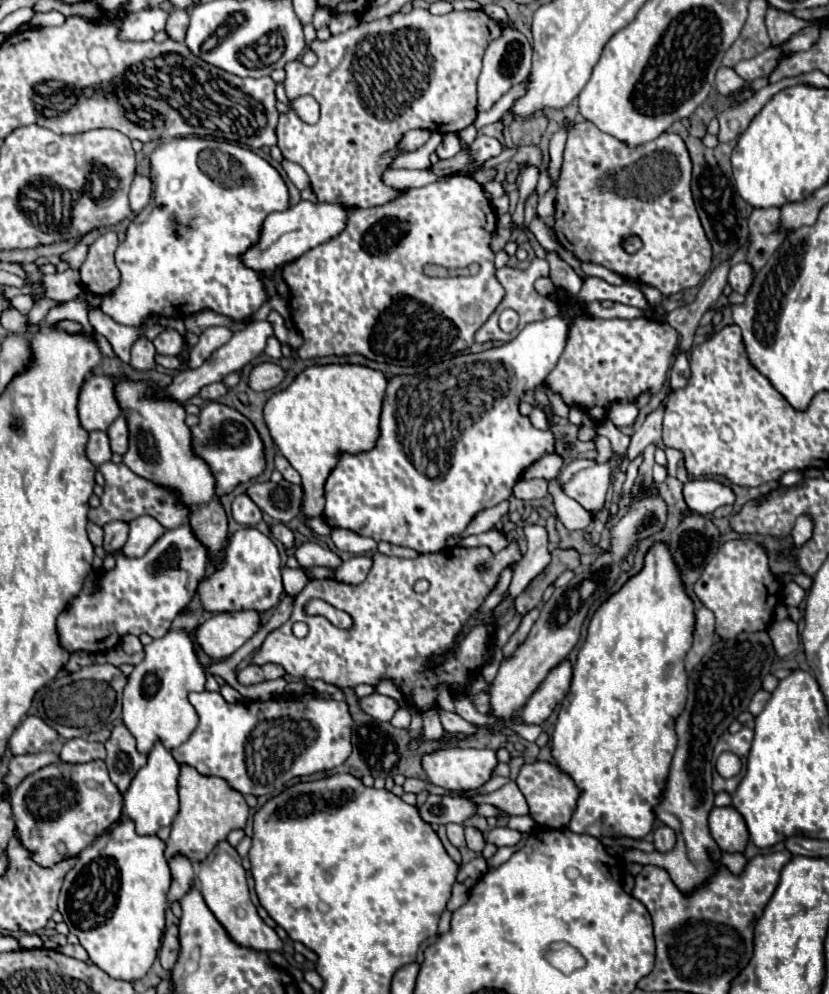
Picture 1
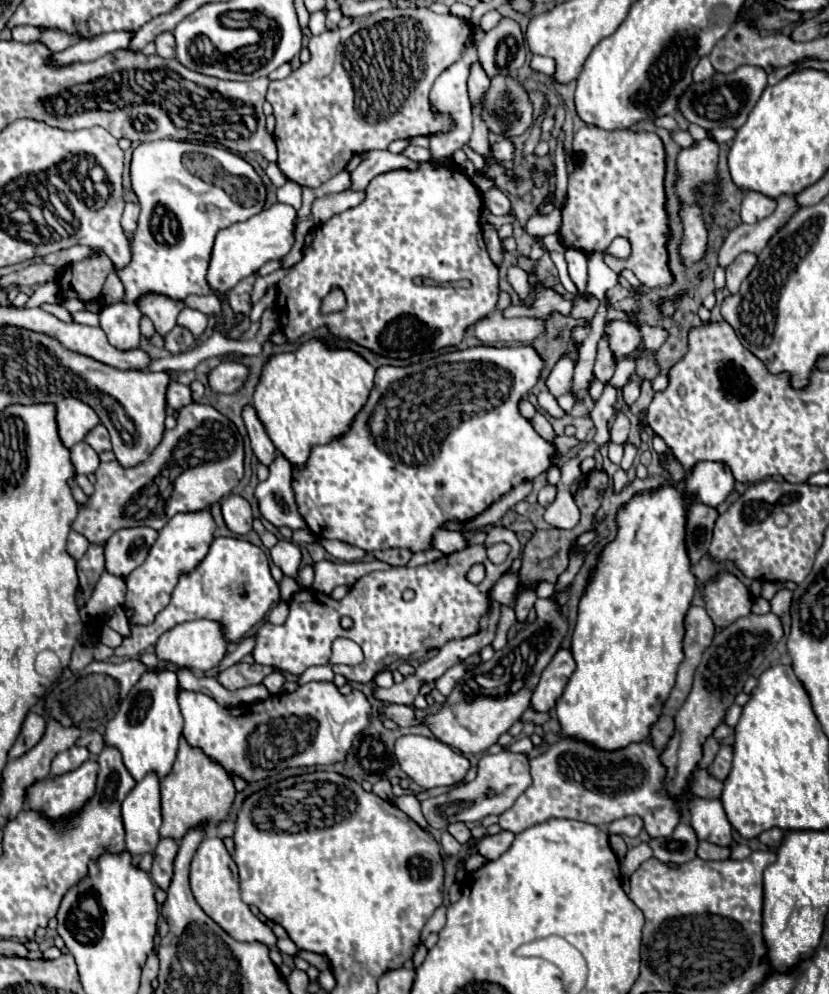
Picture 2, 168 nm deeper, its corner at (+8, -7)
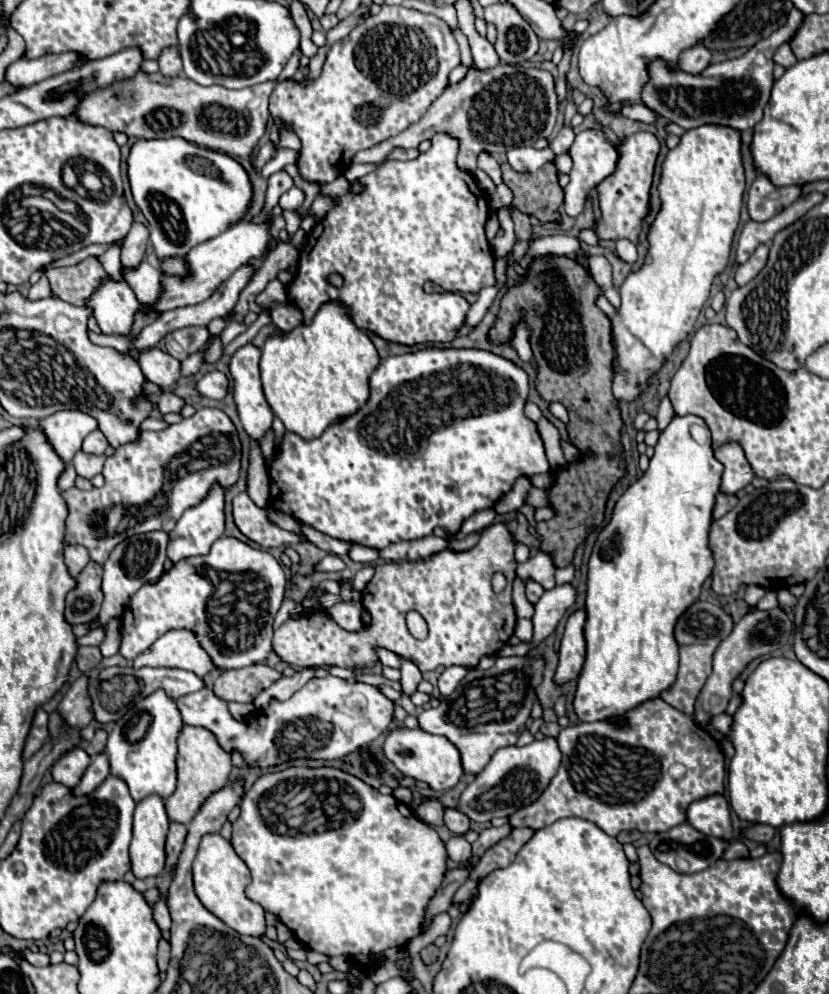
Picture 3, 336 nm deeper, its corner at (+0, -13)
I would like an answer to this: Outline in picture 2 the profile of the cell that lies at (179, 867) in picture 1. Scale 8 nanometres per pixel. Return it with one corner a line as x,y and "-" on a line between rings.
162,837
154,851
154,861
152,861
152,871
150,871
154,883
162,889
168,889
170,885
176,853
178,853
178,841
170,837

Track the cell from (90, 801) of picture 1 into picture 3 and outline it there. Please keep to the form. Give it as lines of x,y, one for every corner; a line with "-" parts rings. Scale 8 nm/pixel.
100,753
92,759
90,767
86,769
86,773
82,775
80,783
72,789
72,795
74,797
80,797
80,795
90,795
106,777
110,775
110,763
108,763
108,757
106,753

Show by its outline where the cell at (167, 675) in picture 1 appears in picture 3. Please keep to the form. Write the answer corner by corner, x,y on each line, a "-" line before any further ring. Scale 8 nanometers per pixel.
162,689
138,701
116,721
108,735
106,755
110,759
112,775
118,775
128,783
134,801
140,801
152,793
166,799
176,789
176,757
182,727
184,721
180,709

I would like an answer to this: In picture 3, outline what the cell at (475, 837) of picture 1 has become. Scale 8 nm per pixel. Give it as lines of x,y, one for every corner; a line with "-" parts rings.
446,809
444,823
456,835
466,835
470,829
470,819
466,815
460,815
460,811
456,811
456,809

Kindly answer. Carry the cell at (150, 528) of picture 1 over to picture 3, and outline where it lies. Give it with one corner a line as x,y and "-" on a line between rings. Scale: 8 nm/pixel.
152,531
152,533
144,533
144,535
134,535
124,539
122,543
118,543
114,547
114,551
110,553
110,557
104,563
104,579
102,579
102,591
104,591
104,603
102,603
102,611
100,611
100,625
92,631
88,631
88,635
77,637
79,647
96,646
104,641
104,627
108,625
110,619
114,619
116,615
122,615
124,607
128,605
128,599
148,581
160,577
164,573
164,563
166,563
166,545
168,545
168,533
166,531

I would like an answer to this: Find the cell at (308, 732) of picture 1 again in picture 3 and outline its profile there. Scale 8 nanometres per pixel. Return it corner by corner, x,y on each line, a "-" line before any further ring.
338,677
308,681
296,695
284,703
270,703
264,713
254,713
246,721
230,715
228,703
214,695
212,689
202,689
184,695
176,701
186,725
208,729
218,745
226,751
238,751
248,767
276,767
290,759
342,759
362,745
380,737
394,713
394,703
376,687
366,683
346,683

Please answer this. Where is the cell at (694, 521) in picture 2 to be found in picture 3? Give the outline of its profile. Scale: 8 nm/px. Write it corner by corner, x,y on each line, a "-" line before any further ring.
718,493
718,495
716,495
716,505
714,505
712,519
718,521
718,519
724,517
736,503
738,503
738,499
736,499
734,495
722,495
722,493

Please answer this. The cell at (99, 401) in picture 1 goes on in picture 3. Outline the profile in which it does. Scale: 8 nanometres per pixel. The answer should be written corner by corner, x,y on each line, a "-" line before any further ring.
76,409
56,411
54,415
42,419
38,425
48,435
48,441
52,443
52,447
56,447
56,453
66,463
70,463
76,451
82,449
84,437
98,429
94,417

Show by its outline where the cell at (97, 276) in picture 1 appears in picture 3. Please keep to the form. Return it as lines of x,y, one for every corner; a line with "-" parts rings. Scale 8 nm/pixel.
88,257
74,267
60,267
46,271
50,289
56,297
72,305
86,305
86,301
104,283
106,271
96,257

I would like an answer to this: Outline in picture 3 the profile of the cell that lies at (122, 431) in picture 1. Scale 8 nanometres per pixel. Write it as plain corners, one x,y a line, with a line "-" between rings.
92,431
82,443
82,451
92,453
92,455
104,455
106,447
108,447
108,441
102,431

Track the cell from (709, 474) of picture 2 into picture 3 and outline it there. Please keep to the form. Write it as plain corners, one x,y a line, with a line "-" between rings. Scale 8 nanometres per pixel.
726,443
724,447
718,447
714,451
714,457
724,465
720,493
736,495
740,489
744,489
754,479
752,469
738,443

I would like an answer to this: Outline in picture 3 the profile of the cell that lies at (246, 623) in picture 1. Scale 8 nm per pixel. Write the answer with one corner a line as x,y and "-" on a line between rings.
188,629
164,633
148,651
134,659
134,667
176,667
192,671
200,677
214,671
212,657

